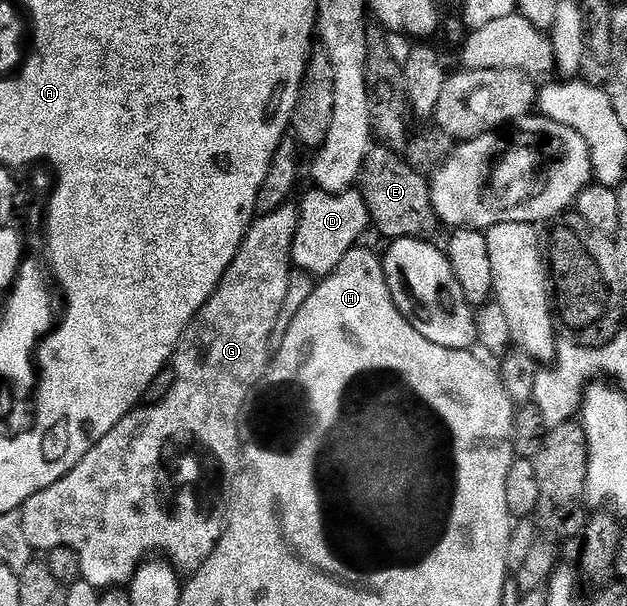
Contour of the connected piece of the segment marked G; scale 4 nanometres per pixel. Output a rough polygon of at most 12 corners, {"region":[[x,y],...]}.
{"region":[[299,206],[252,220],[174,389],[19,513],[123,588],[214,553]]}

